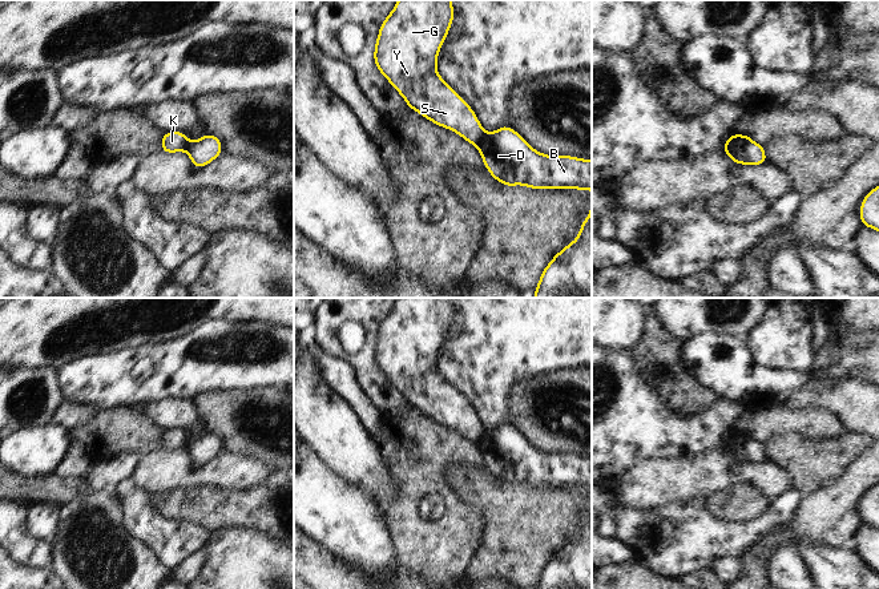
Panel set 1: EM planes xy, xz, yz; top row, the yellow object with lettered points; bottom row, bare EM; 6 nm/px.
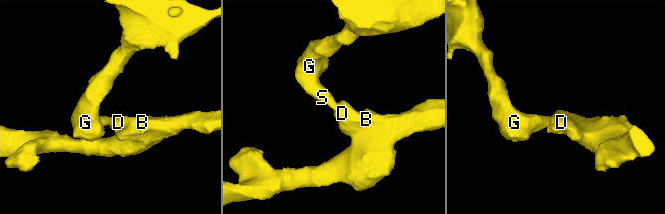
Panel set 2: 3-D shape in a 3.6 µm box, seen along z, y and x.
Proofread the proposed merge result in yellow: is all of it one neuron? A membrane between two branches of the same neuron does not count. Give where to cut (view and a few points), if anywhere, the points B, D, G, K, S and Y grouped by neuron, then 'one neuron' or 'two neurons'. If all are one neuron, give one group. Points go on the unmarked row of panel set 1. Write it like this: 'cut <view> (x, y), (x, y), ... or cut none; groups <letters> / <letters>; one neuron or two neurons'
cut xz (486, 431), (475, 443); groups B D / G K S Y; two neurons

